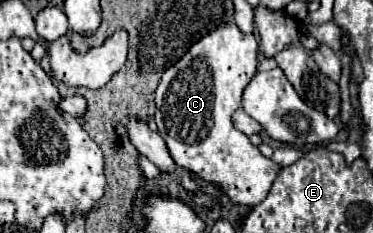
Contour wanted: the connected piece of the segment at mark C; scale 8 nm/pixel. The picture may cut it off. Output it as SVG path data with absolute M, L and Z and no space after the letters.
M226 23L192 45L190 51L162 75L156 89L154 115L158 131L178 167L220 187L232 203L248 207L266 199L280 171L278 163L264 157L260 149L232 125L232 113L242 107L242 91L256 75L256 67L256 37L252 33L244 35L236 23Z

